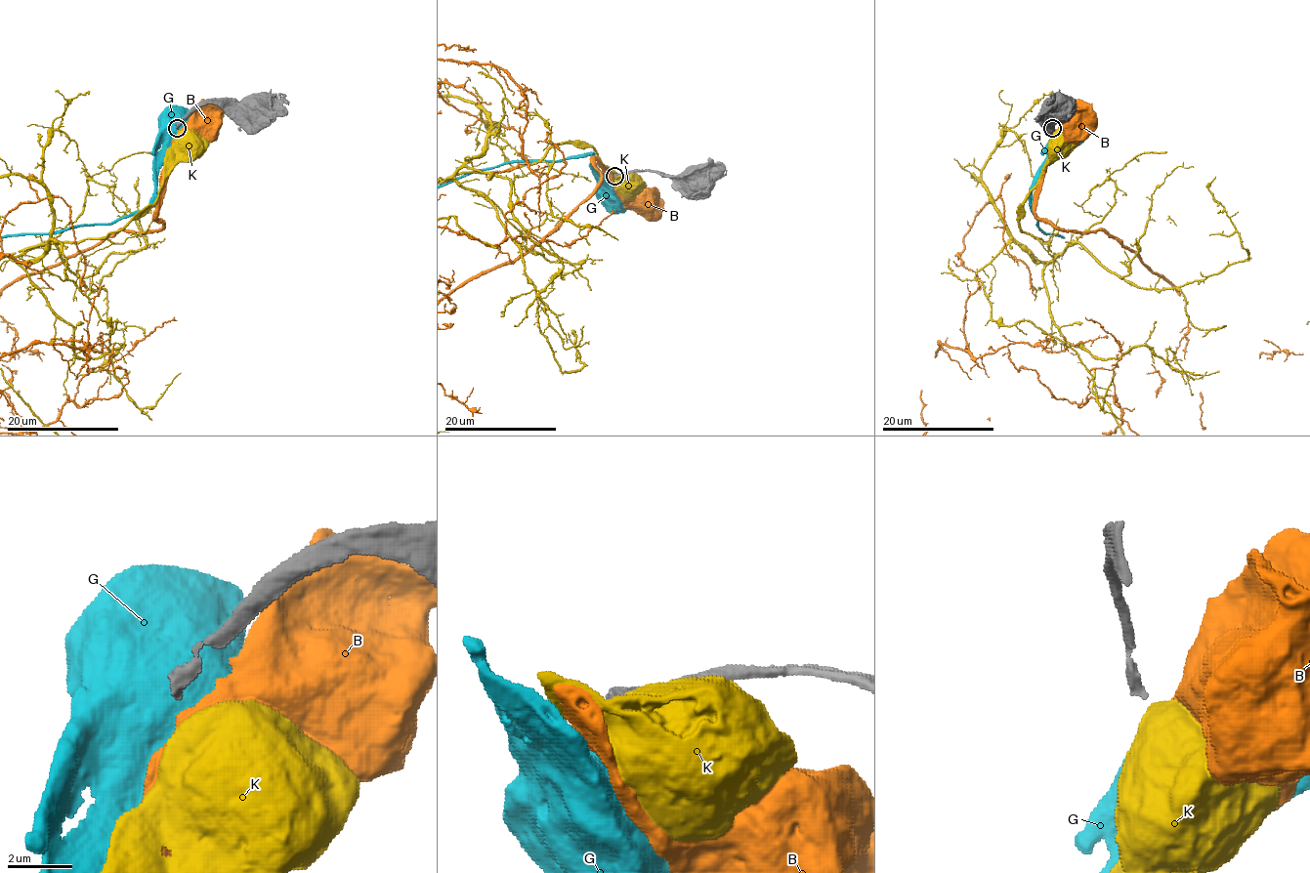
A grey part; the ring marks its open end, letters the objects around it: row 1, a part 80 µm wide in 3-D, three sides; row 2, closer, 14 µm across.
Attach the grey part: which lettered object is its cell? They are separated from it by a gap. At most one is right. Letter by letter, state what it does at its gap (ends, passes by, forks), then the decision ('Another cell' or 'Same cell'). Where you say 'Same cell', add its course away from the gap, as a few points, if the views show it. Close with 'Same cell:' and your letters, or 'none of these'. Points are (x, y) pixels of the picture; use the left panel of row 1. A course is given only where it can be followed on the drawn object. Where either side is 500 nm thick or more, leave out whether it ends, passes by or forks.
B: Another cell
G: Another cell
K: Another cell
Same cell: none of these

